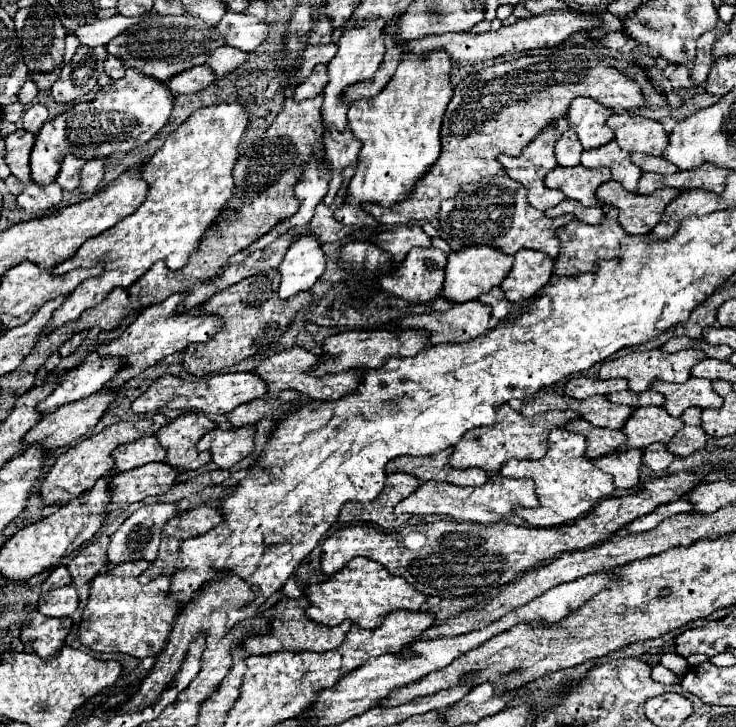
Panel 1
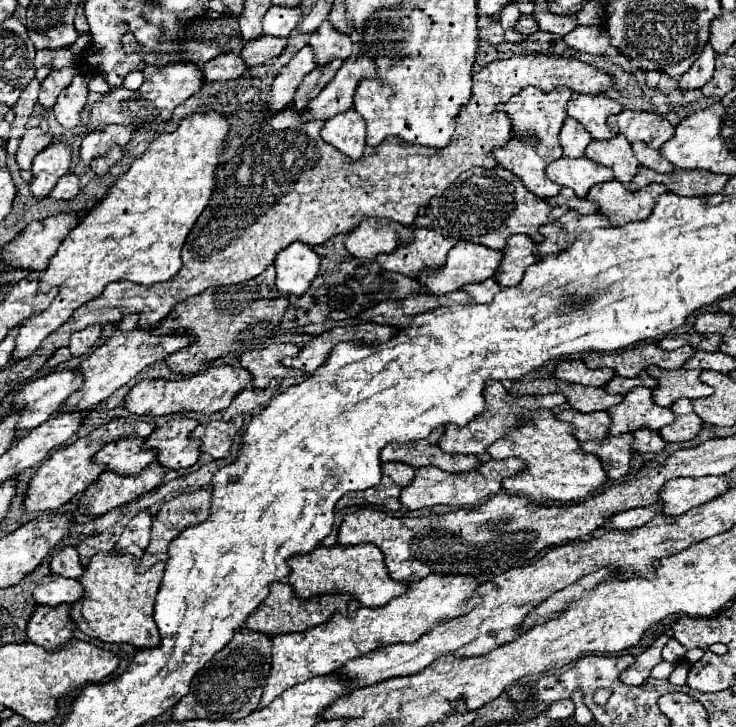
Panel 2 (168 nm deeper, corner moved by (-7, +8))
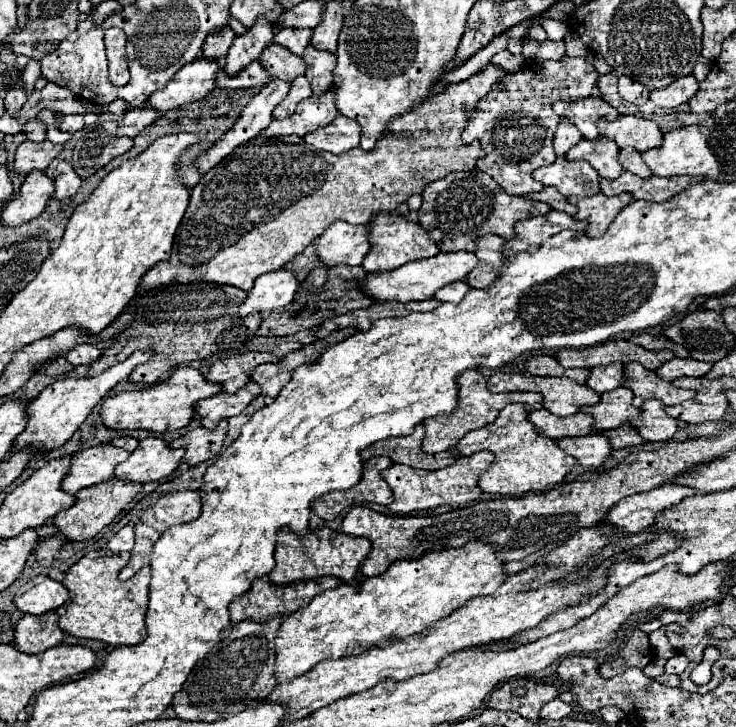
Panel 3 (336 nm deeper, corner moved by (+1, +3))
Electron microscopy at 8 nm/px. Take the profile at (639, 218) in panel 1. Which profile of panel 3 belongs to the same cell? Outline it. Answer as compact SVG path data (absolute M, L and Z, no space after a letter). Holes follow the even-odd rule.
M597 193L591 197L577 197L573 199L577 211L577 219L585 219L589 223L585 235L589 237L601 237L607 227L613 223L617 213L627 207L633 201L633 195L621 193L621 195L611 195L607 197L605 193Z

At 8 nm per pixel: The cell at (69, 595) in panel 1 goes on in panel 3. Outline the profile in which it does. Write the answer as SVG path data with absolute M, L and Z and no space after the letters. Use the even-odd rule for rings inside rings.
M37 575L15 593L13 601L23 613L43 615L59 609L67 599L69 591L67 587L63 587L63 583L53 581L47 575Z

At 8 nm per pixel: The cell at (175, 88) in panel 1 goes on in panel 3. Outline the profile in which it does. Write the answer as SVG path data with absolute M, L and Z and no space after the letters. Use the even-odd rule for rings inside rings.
M259 61L249 63L243 71L239 71L239 75L227 75L225 69L217 71L215 77L215 85L217 87L225 87L225 89L247 89L247 87L257 87L257 85L265 85L269 83L271 77L269 73L261 67Z

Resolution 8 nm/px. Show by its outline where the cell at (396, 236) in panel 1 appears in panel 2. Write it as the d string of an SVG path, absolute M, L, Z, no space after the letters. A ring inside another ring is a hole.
M365 218L363 222L359 222L359 226L345 234L343 244L351 256L373 260L377 254L389 254L401 242L409 242L411 238L411 226L385 222L381 218Z

